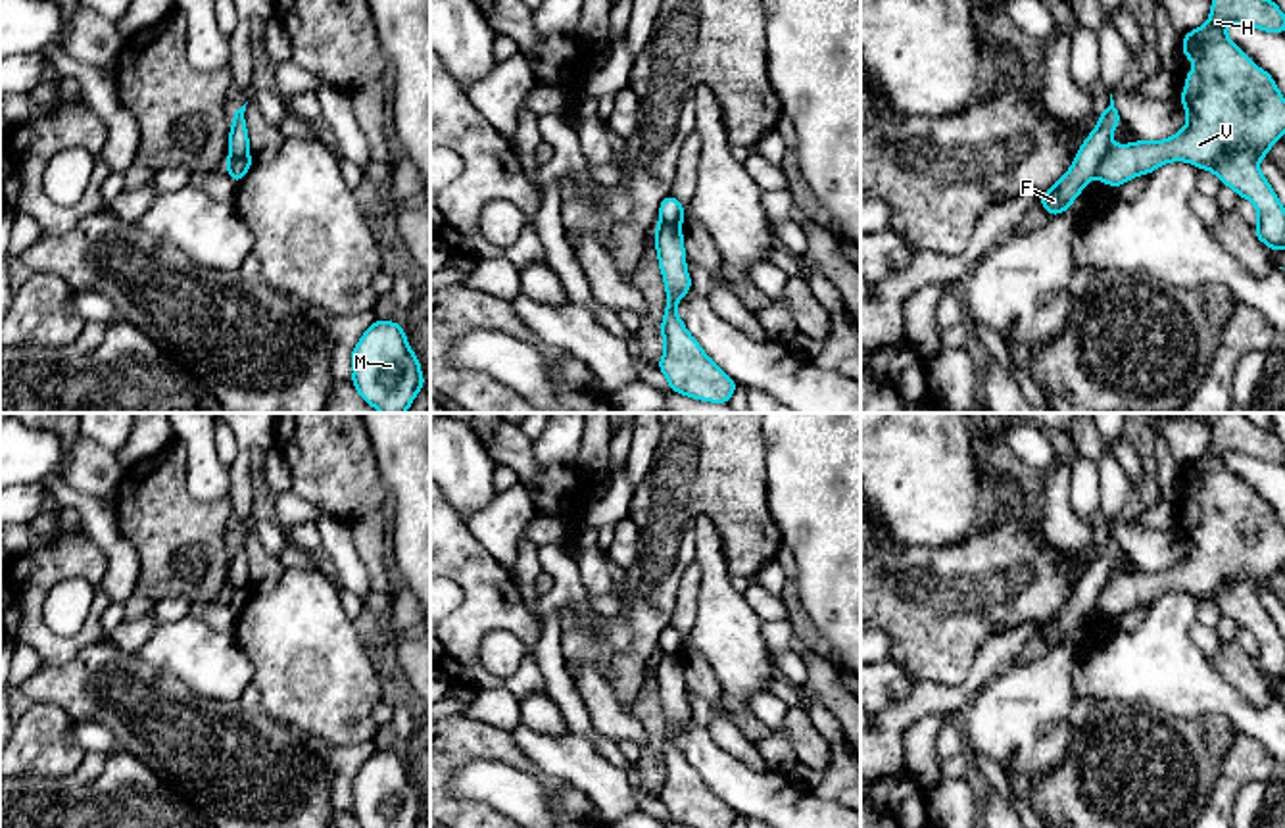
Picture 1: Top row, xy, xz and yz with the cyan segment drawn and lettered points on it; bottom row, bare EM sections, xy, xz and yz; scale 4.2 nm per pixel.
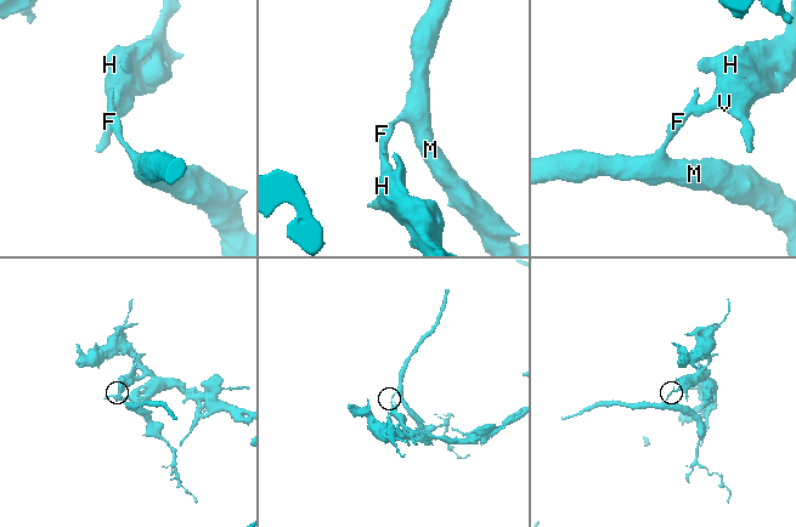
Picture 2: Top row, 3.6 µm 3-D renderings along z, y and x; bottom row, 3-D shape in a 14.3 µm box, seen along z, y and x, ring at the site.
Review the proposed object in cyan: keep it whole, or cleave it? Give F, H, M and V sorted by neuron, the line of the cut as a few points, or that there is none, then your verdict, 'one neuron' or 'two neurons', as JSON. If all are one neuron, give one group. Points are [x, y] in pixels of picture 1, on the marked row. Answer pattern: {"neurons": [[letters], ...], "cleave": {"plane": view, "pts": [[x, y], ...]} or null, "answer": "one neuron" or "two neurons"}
{"neurons": [["F", "M"], ["H", "V"]], "cleave": {"plane": "yz", "pts": [[1111, 145], [1095, 173]]}, "answer": "two neurons"}

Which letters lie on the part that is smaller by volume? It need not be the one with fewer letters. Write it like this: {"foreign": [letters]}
{"foreign": ["F", "M"]}

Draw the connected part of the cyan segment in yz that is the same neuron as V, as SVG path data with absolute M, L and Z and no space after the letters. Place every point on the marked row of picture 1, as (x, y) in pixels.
M1212 0L1208 21L1181 42L1195 61L1179 94L1187 125L1166 140L1110 146L1097 177L1118 188L1162 163L1189 161L1250 200L1258 211L1256 238L1285 252L1285 209L1258 169L1258 159L1285 134L1285 100L1272 75L1227 38L1229 23L1285 35L1285 15L1272 0Z

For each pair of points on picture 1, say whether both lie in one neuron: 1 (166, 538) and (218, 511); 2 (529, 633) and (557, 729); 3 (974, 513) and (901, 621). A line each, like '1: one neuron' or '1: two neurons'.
1: one neuron
2: two neurons
3: two neurons

